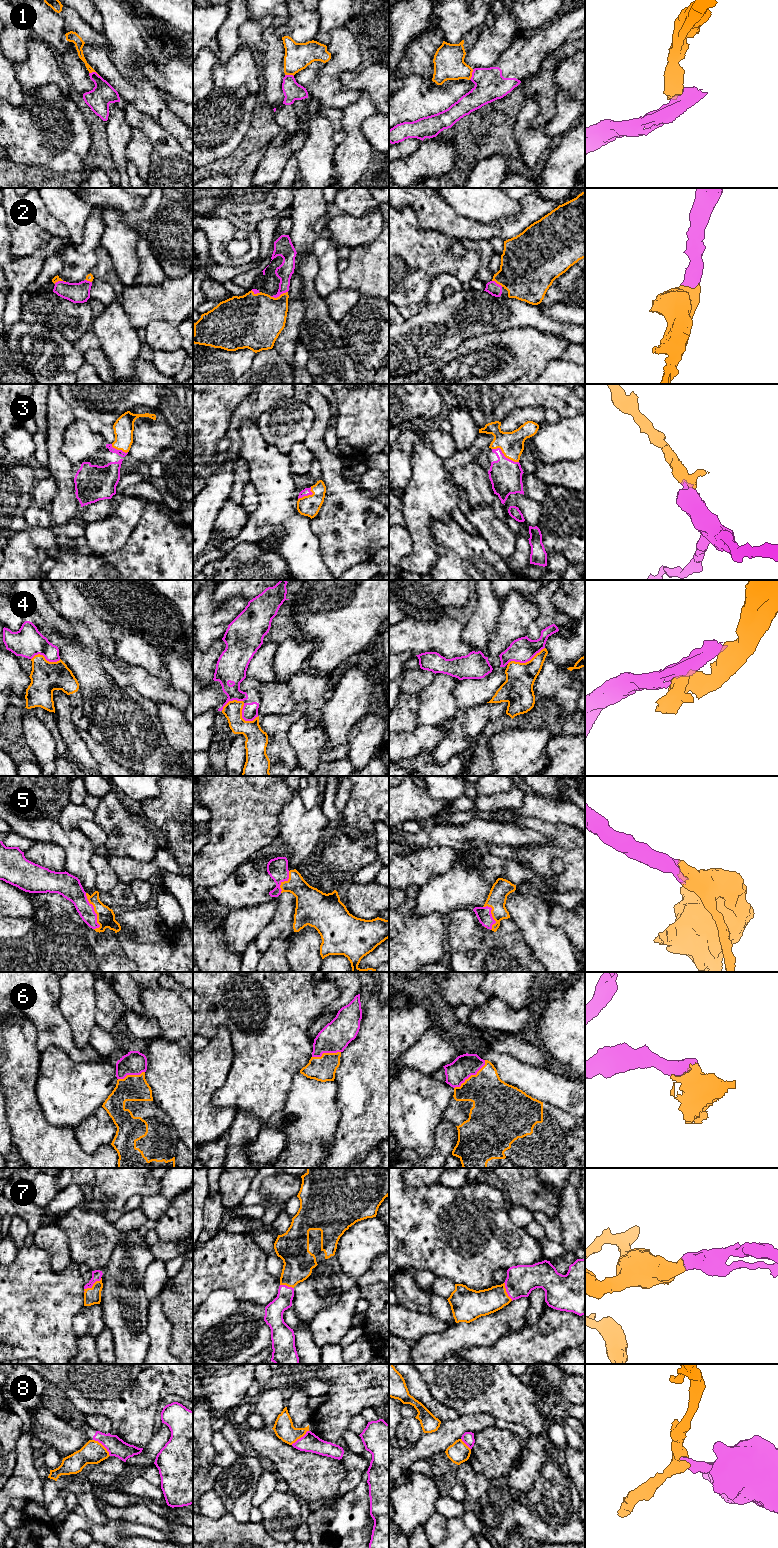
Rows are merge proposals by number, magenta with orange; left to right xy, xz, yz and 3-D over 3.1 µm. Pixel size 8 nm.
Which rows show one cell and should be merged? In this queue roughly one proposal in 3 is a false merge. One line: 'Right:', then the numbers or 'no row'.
Right: 2, 3, 5, 6, 7

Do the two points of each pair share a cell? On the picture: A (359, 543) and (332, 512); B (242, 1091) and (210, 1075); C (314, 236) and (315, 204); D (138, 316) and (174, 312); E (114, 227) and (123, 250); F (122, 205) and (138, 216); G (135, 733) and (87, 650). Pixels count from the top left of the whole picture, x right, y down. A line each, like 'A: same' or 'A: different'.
A: same
B: different
C: same
D: same
E: same
F: different
G: same

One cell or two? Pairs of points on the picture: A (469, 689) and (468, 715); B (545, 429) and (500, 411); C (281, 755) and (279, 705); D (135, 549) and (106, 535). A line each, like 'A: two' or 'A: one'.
A: two
B: two
C: two
D: two

